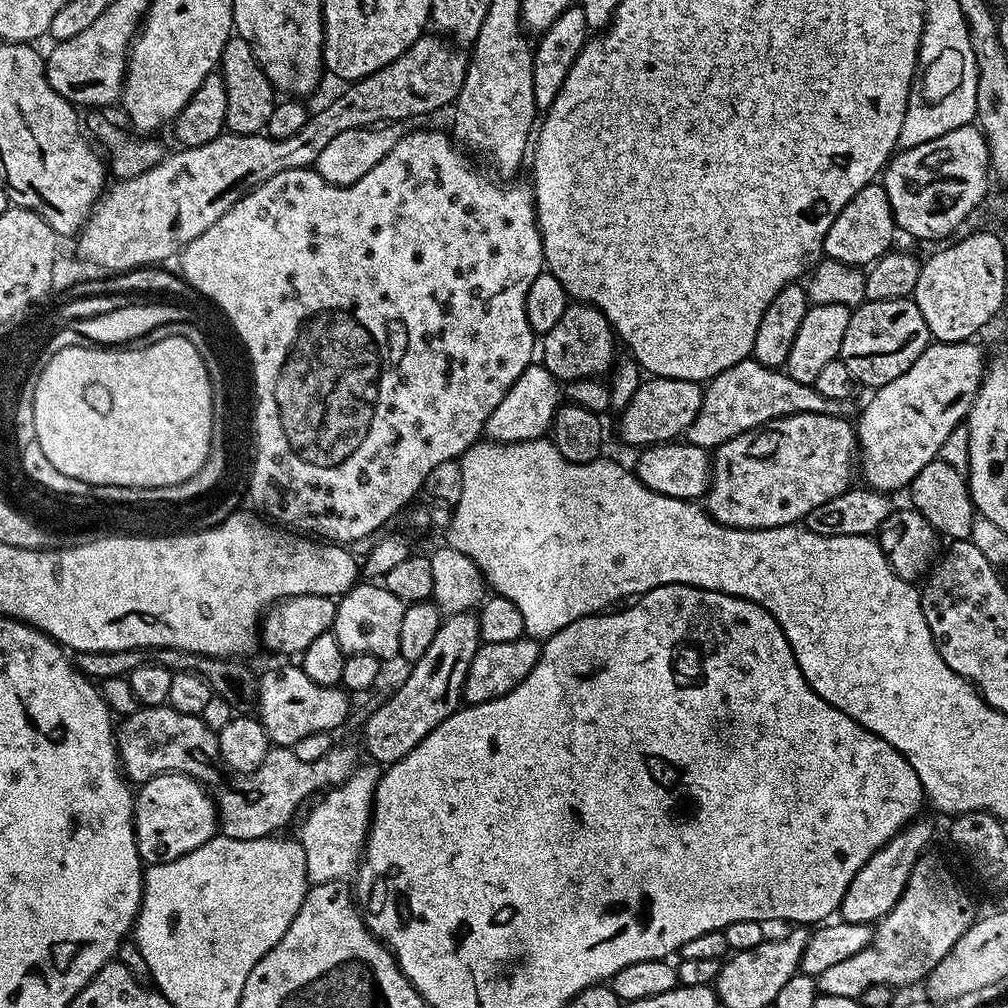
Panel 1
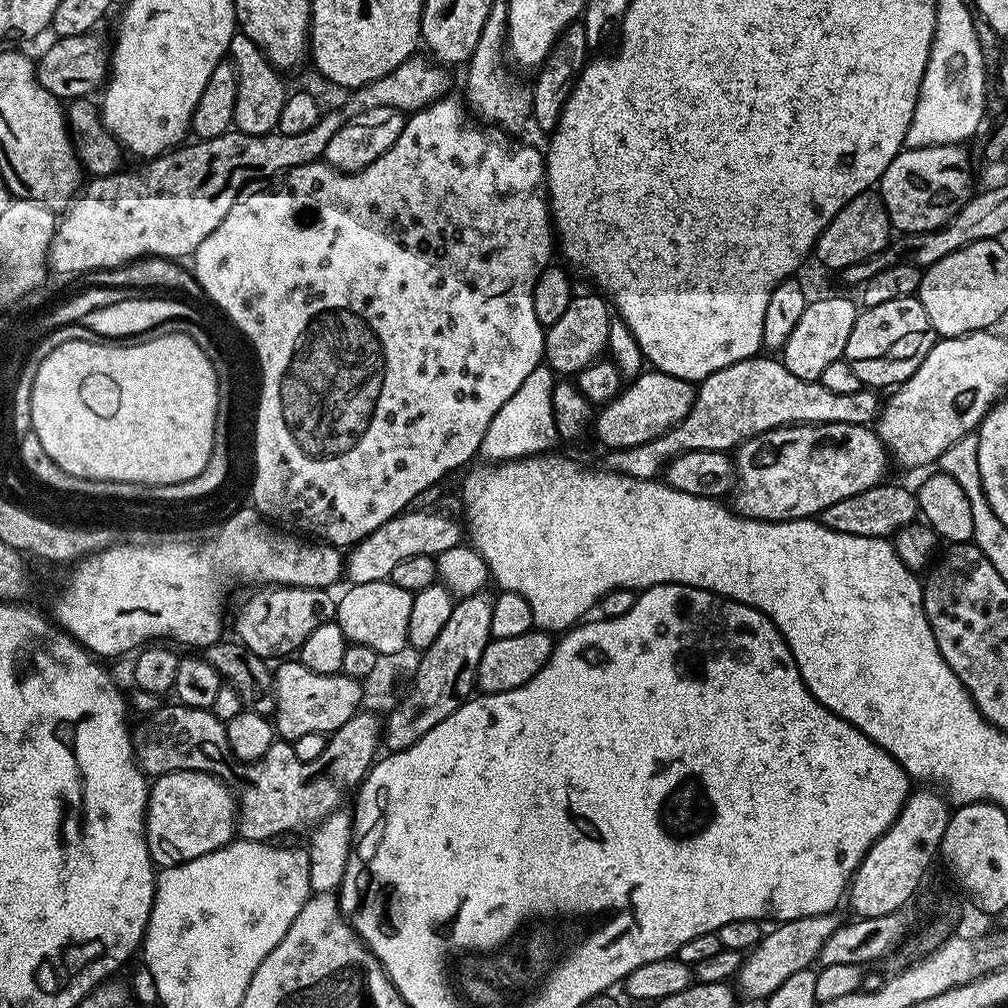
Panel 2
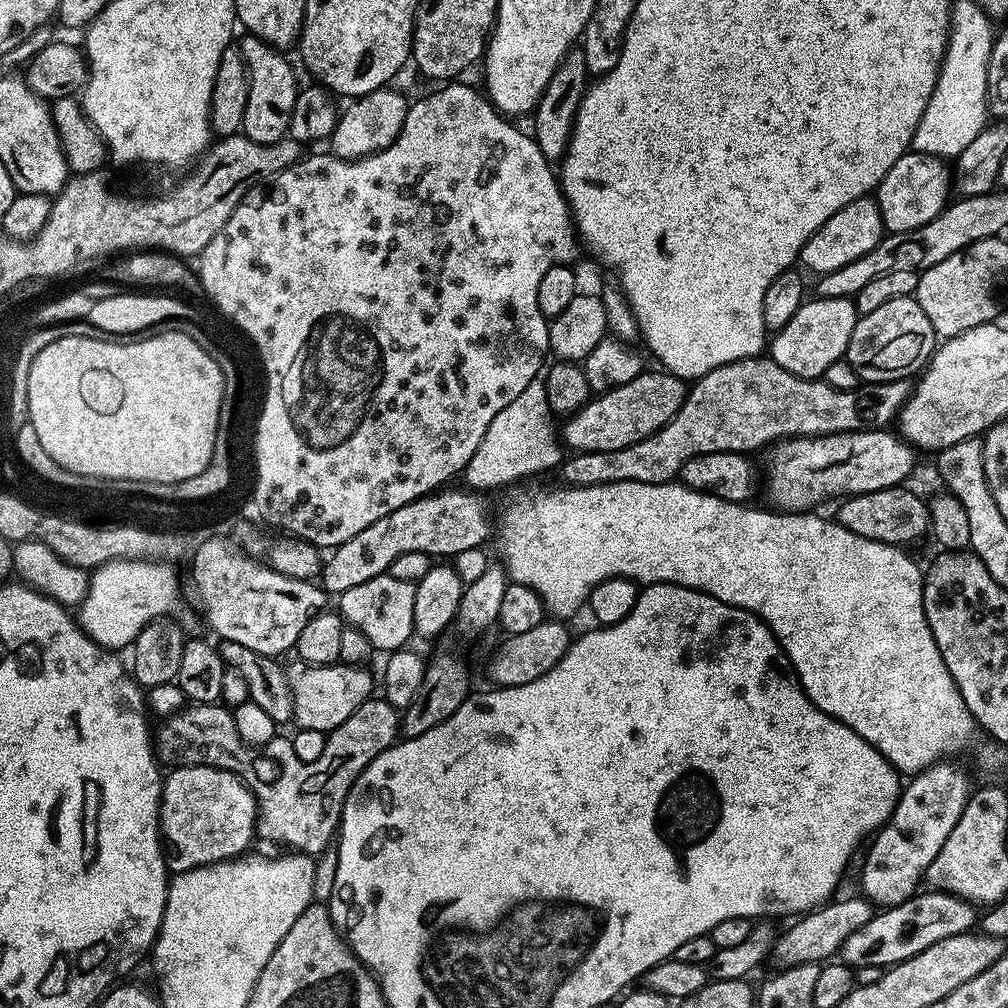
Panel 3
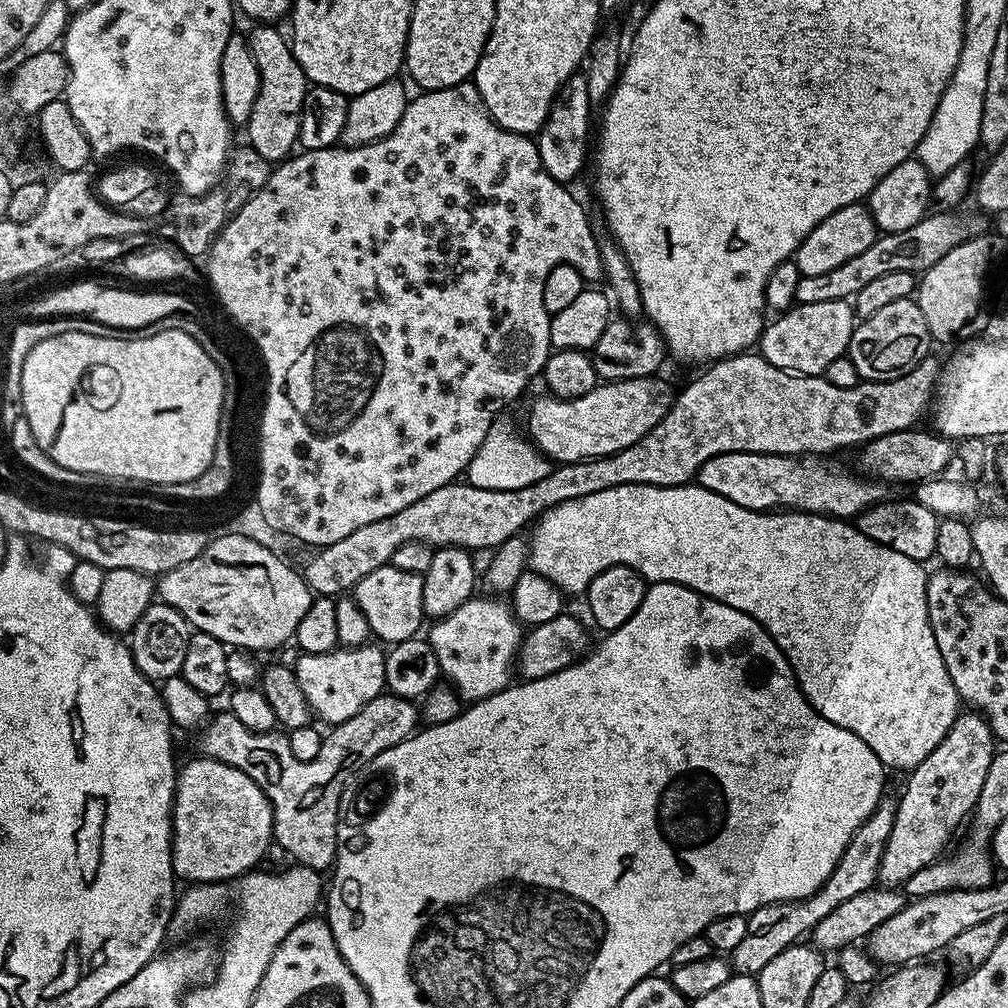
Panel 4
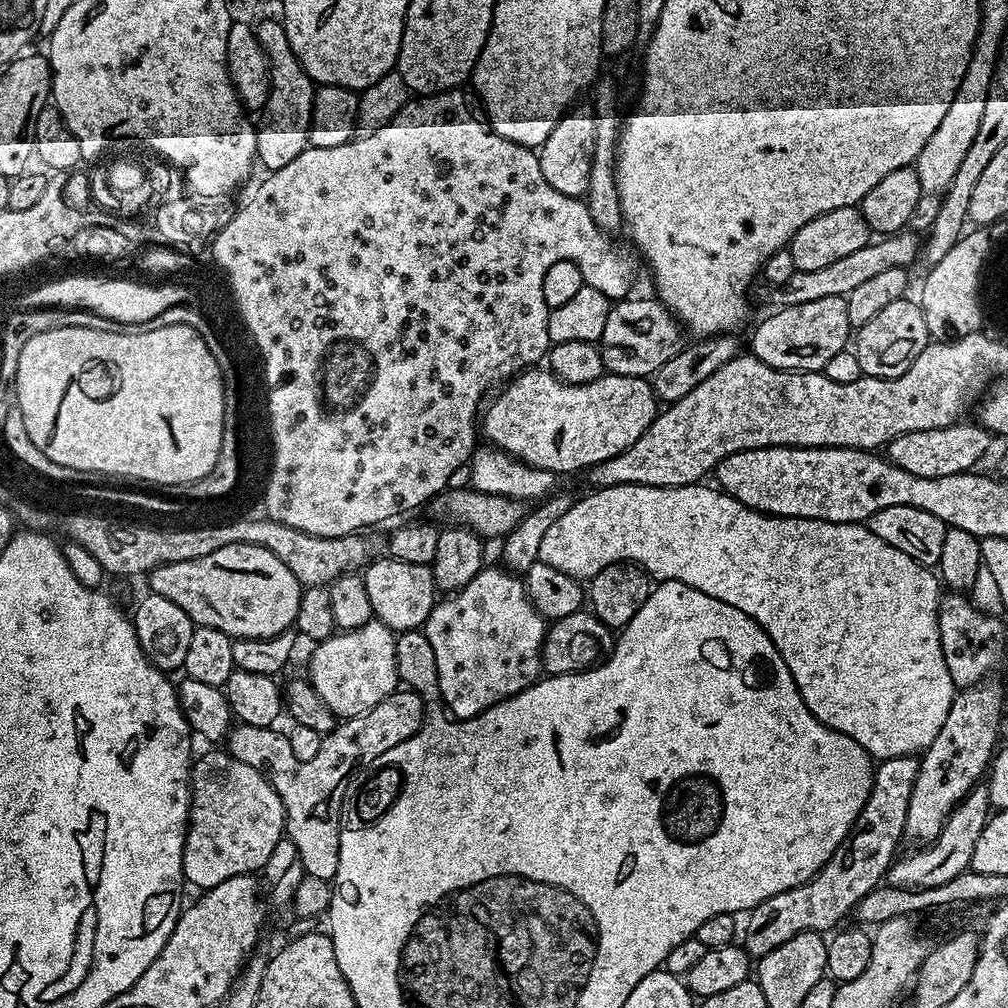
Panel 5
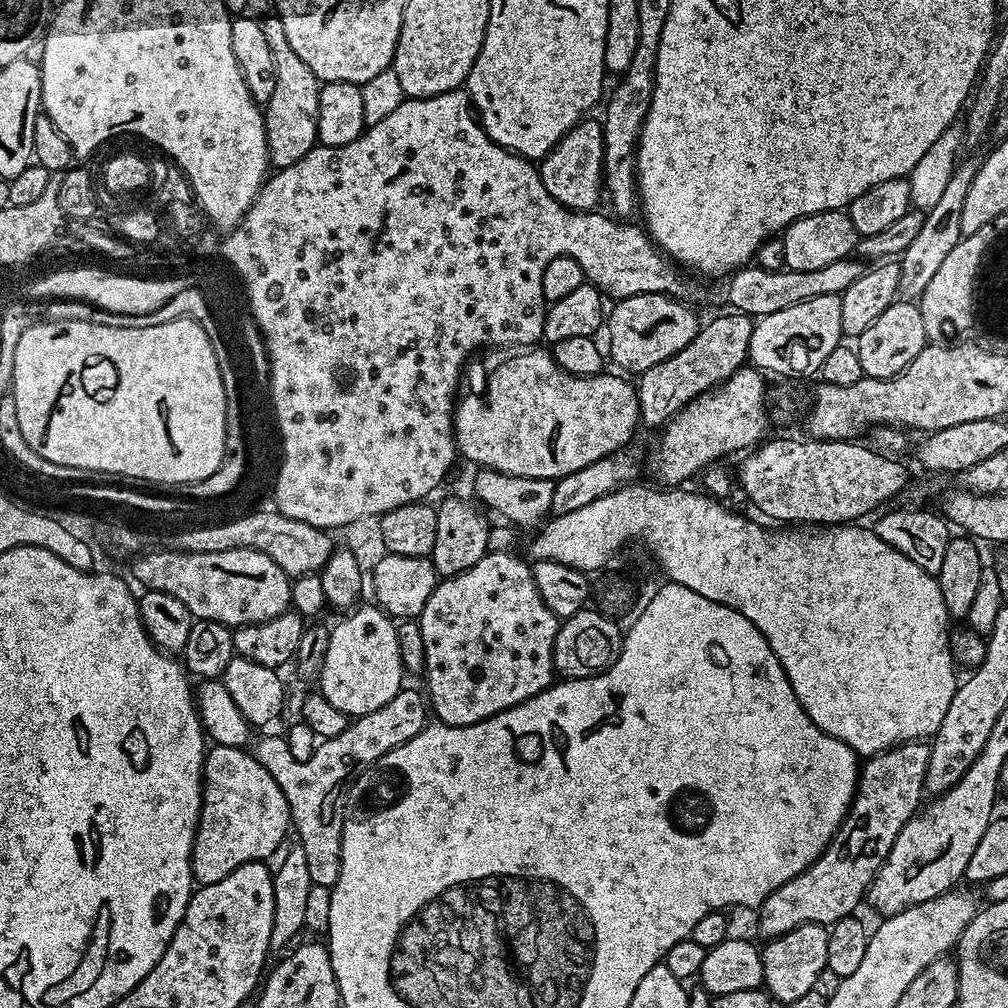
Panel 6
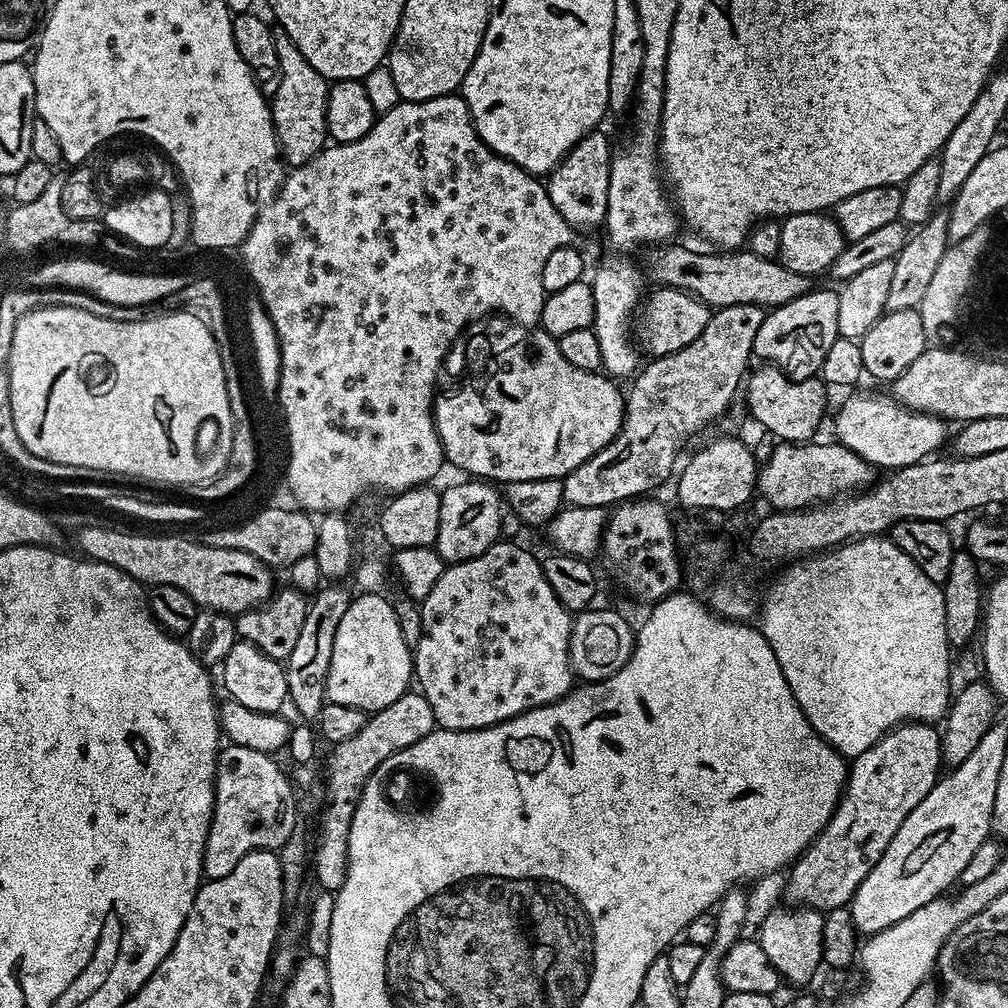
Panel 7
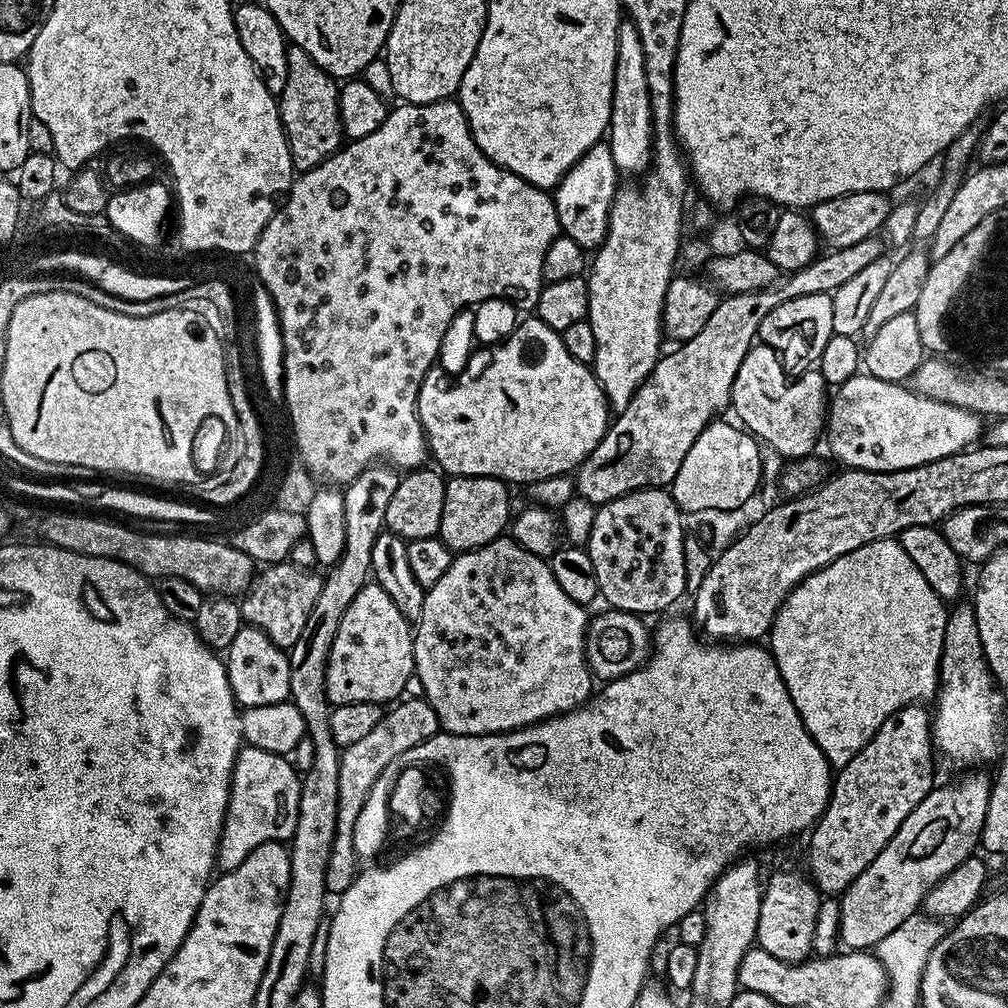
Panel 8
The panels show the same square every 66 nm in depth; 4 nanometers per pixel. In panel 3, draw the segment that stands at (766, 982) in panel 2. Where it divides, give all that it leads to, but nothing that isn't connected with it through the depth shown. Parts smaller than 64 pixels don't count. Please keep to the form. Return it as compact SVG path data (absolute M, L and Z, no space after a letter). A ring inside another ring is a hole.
M857 896L857 898L841 898L829 901L825 905L821 905L817 909L813 909L811 912L801 915L785 933L784 931L777 937L776 944L772 948L772 960L775 961L777 967L788 967L796 964L815 964L829 961L832 957L835 957L839 951L841 945L845 942L846 938L850 936L856 930L862 928L864 924L875 915L875 909L871 901L865 899L863 896Z

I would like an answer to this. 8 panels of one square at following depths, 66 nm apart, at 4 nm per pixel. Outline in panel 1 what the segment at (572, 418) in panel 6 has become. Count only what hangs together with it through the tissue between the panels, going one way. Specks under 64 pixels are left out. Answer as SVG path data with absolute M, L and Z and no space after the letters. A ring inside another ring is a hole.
M657 376L641 383L624 412L619 413L620 436L628 444L651 446L675 441L687 433L688 427L698 418L704 388L694 380L679 380Z

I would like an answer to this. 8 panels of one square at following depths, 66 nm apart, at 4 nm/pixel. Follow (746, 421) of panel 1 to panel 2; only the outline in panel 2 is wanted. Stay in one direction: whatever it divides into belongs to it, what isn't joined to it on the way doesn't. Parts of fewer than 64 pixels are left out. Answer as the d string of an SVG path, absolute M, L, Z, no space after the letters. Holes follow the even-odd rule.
M757 354L748 360L734 362L734 366L726 366L706 379L699 381L696 388L694 406L690 406L690 414L682 418L670 431L654 438L650 442L642 442L642 446L633 448L617 448L605 451L603 467L610 472L617 472L630 478L655 480L663 473L669 460L690 450L714 450L728 452L735 450L745 440L754 438L763 432L775 428L787 428L790 424L867 424L871 425L880 415L882 400L875 391L861 390L854 394L834 394L834 390L826 390L819 380L803 380L798 374L790 374L779 359L767 360L764 354Z

